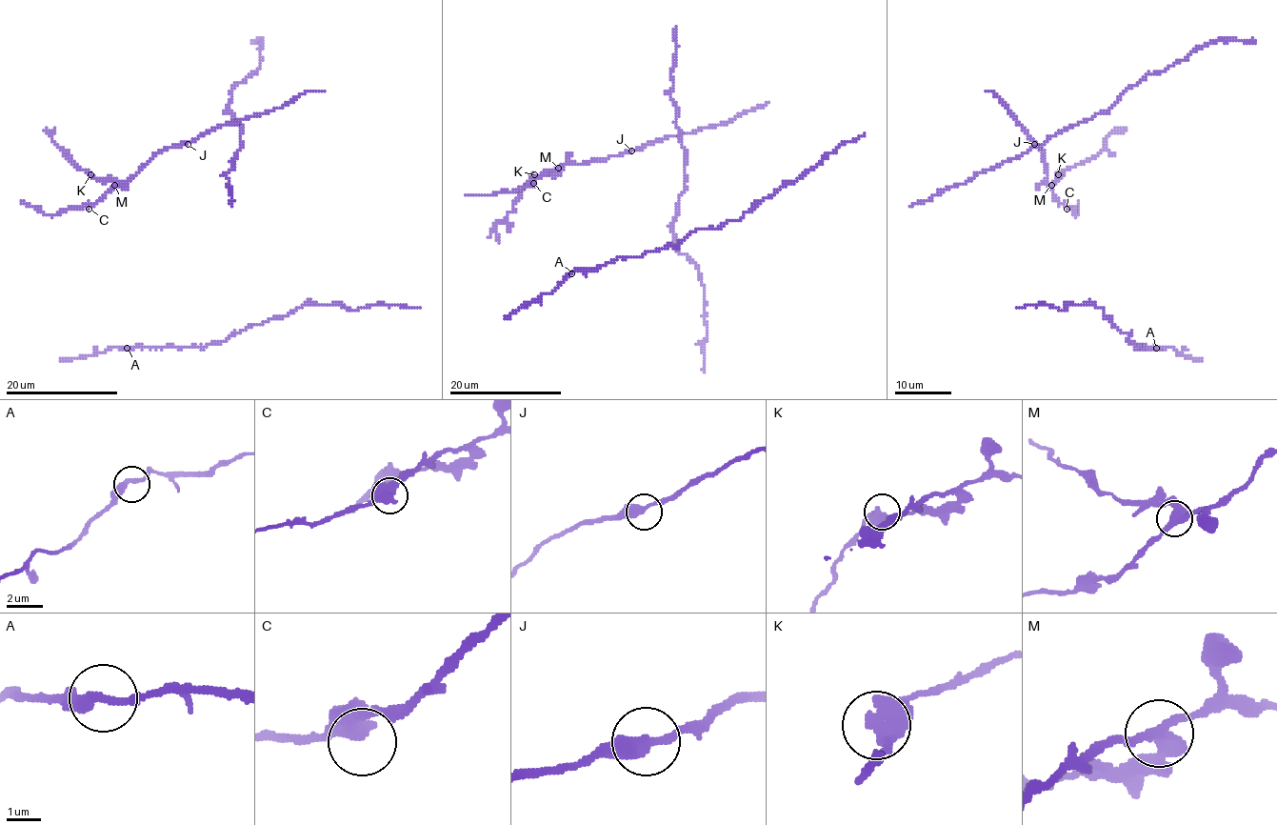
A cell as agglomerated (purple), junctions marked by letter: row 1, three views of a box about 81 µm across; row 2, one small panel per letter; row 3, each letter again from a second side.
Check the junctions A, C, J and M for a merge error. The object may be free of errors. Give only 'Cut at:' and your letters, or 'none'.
Cut at: M

